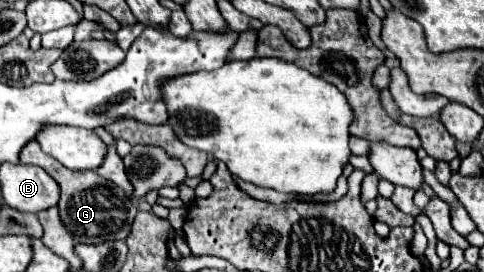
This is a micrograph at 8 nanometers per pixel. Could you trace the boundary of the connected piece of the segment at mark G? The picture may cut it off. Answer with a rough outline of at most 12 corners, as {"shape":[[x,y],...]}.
{"shape":[[37,141],[21,163],[43,167],[75,243],[127,239],[137,207],[95,171],[71,171]]}

